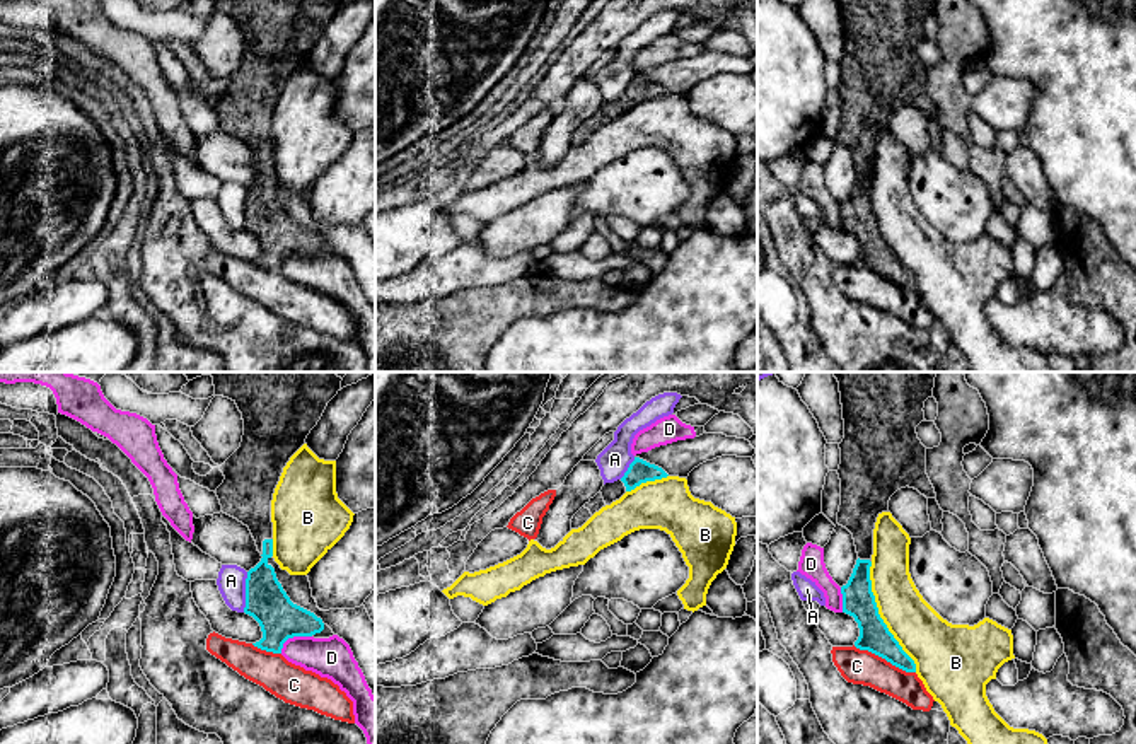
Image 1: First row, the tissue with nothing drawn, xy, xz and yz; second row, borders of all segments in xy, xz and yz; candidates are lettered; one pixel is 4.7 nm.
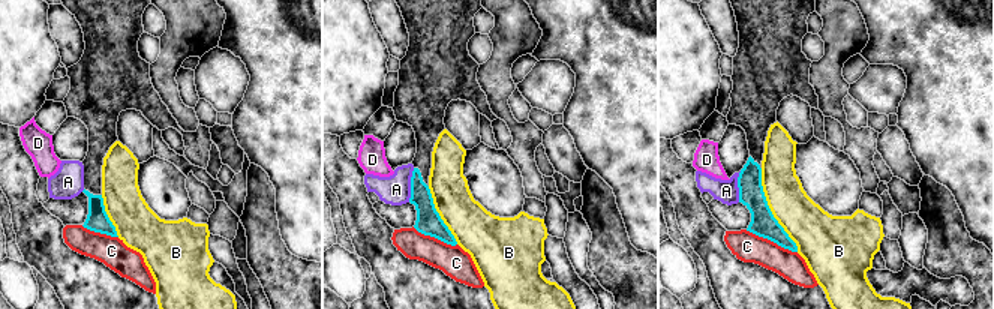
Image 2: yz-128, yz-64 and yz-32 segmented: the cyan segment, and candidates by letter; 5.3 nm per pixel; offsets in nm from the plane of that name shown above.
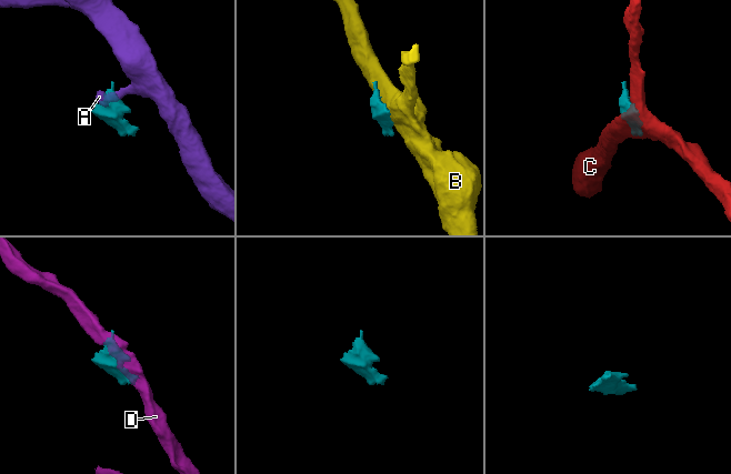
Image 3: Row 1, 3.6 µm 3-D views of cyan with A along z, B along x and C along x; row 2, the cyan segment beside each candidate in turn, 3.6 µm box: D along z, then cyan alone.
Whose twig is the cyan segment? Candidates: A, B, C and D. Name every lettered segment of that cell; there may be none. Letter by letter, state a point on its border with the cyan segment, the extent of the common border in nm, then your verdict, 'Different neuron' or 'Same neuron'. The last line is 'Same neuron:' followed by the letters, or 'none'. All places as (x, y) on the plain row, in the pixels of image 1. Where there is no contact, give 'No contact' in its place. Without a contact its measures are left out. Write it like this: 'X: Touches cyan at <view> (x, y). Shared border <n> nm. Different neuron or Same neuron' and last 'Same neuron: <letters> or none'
A: Touches cyan at xy (246, 210). Shared border 190 nm. Different neuron
B: Touches cyan at yz (879, 234). Shared border 550 nm. Different neuron
C: Touches cyan at yz (884, 275). Shared border 320 nm. Different neuron
D: Touches cyan at xy (292, 255). Shared border 170 nm. Different neuron
Same neuron: none

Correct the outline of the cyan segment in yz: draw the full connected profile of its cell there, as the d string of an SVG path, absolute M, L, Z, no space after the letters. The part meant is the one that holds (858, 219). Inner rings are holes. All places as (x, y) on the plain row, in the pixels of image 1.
M839 0L844 56L839 61L838 142L853 152L858 171L853 191L841 205L843 230L858 241L856 266L906 290L916 290L916 282L880 235L872 210L873 147L901 106L909 104L926 116L936 116L926 92L926 65L916 51L933 5L935 0Z

